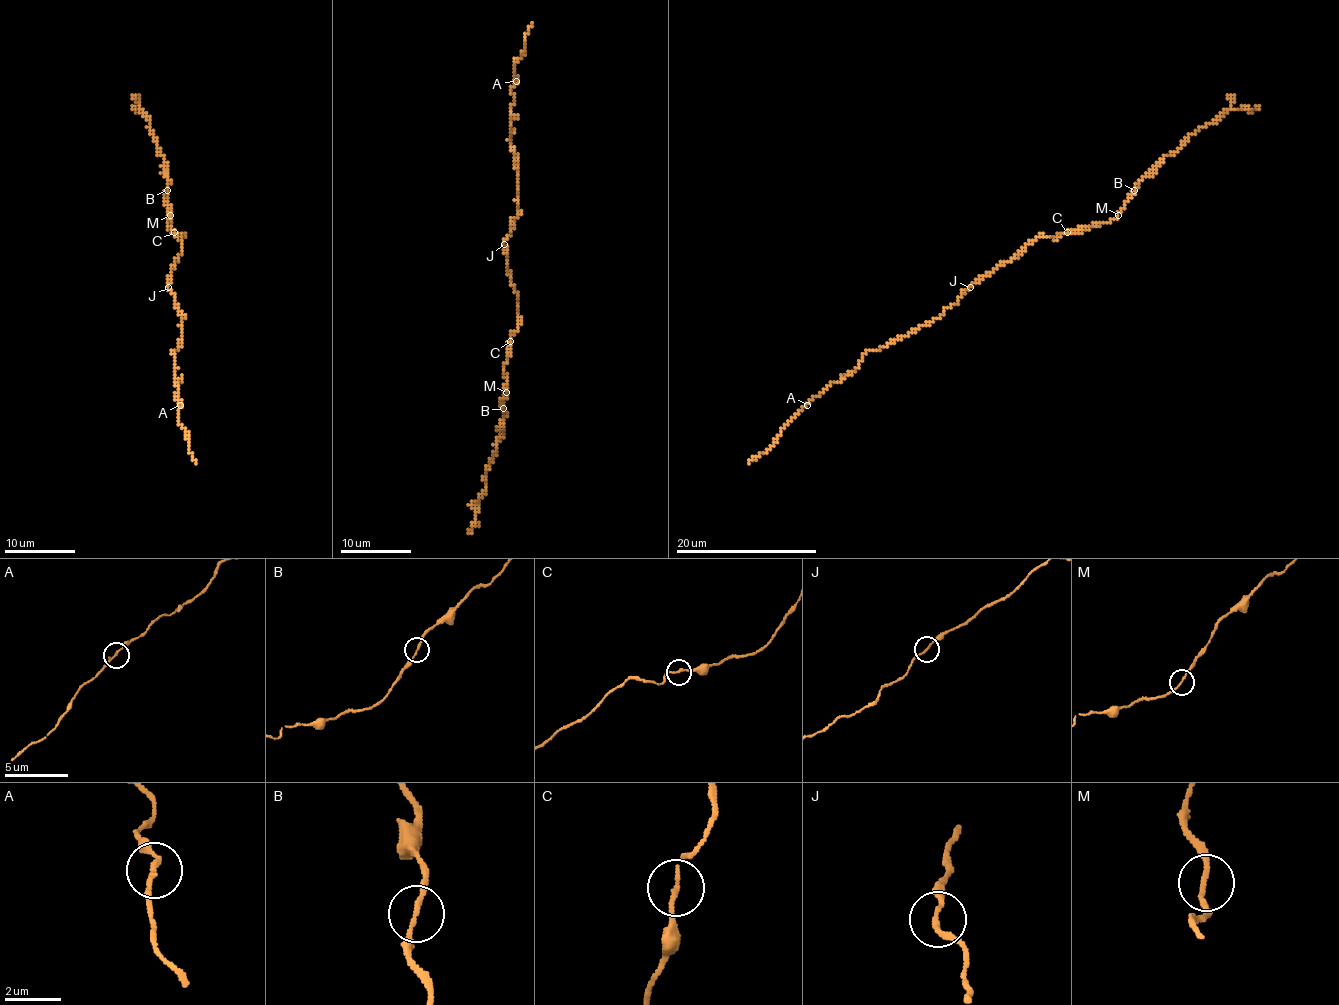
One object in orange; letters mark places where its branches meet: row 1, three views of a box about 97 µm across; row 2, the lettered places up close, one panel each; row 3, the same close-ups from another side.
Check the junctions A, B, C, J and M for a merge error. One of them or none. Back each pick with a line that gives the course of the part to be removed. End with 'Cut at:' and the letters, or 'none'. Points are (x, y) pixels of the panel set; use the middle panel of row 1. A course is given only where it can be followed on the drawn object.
Cut at: none

